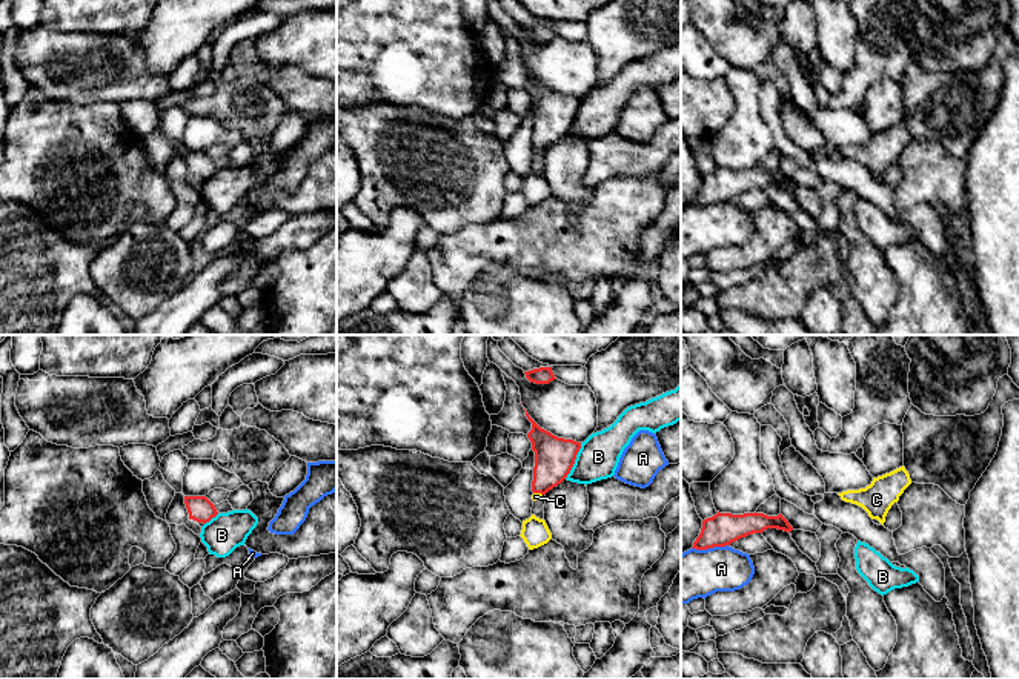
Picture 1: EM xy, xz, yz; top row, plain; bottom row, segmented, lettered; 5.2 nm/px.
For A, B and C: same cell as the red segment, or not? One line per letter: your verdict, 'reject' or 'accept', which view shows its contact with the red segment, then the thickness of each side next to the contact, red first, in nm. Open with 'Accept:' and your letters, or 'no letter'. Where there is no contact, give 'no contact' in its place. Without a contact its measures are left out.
Accept: C
A: reject; contact in yz; calibres 170 and 260 nm
B: reject; contact in xz; calibres 200 and 220 nm
C: accept; contact in xz; calibres 200 and 40 nm

